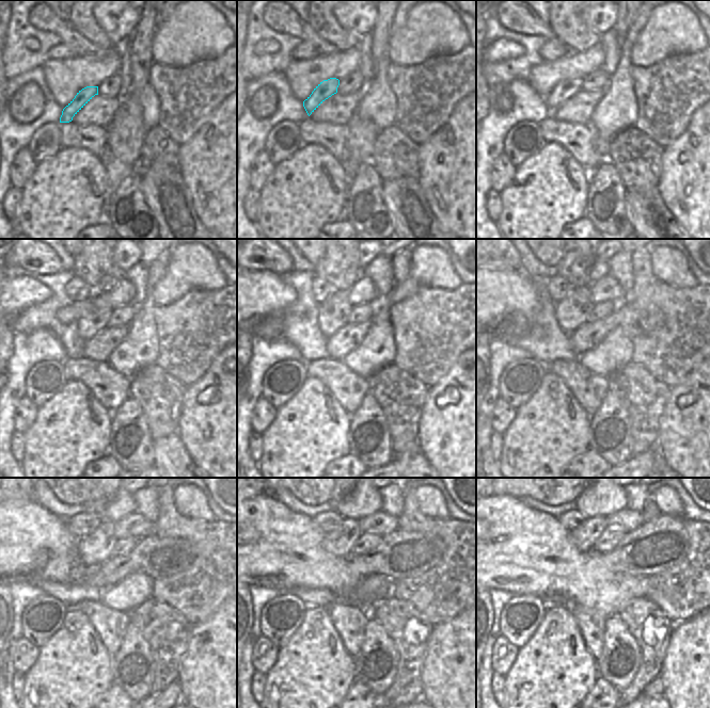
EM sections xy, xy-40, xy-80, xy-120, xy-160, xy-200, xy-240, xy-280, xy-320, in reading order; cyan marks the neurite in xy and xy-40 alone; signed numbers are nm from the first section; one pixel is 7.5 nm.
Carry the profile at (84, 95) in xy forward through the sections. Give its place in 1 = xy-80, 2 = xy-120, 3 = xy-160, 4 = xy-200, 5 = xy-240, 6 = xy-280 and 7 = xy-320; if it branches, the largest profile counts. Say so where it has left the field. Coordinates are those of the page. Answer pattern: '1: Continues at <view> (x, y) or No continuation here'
1: Continues at xy-80 (563, 91)
2: Continues at xy-120 (88, 326)
3: Continues at xy-160 (333, 312)
4: Continues at xy-200 (572, 311)
5: Continues at xy-240 (94, 549)
6: Continues at xy-280 (340, 542)
7: Continues at xy-320 (584, 536).

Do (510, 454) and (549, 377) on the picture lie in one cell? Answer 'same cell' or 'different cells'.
same cell

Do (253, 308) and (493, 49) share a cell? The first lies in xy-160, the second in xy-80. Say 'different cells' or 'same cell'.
same cell

